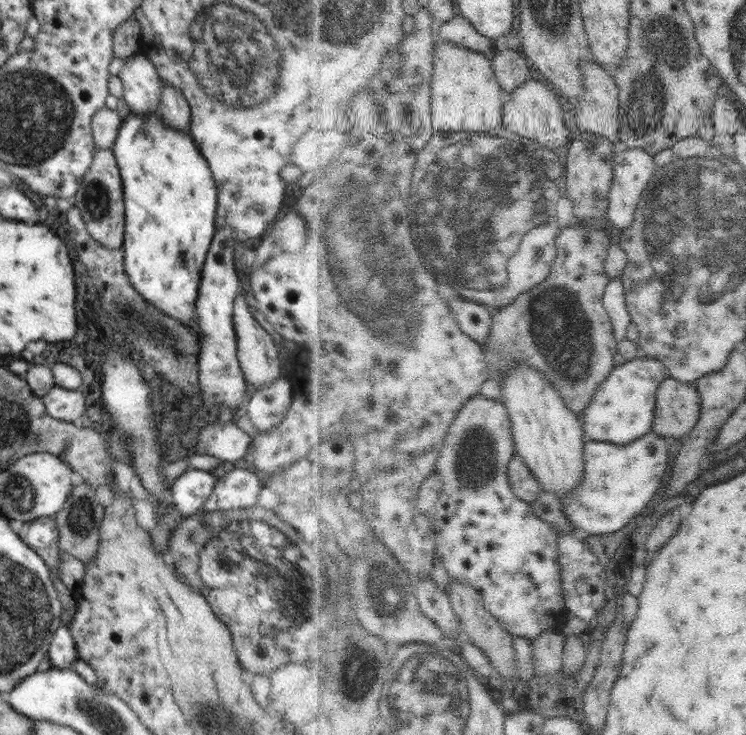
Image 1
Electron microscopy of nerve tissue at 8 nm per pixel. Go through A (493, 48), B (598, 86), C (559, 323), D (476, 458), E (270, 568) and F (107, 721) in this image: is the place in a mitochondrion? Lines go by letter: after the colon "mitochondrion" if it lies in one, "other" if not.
A: other
B: other
C: mitochondrion
D: mitochondrion
E: mitochondrion
F: mitochondrion

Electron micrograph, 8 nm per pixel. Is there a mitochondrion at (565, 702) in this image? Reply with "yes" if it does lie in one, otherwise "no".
no

